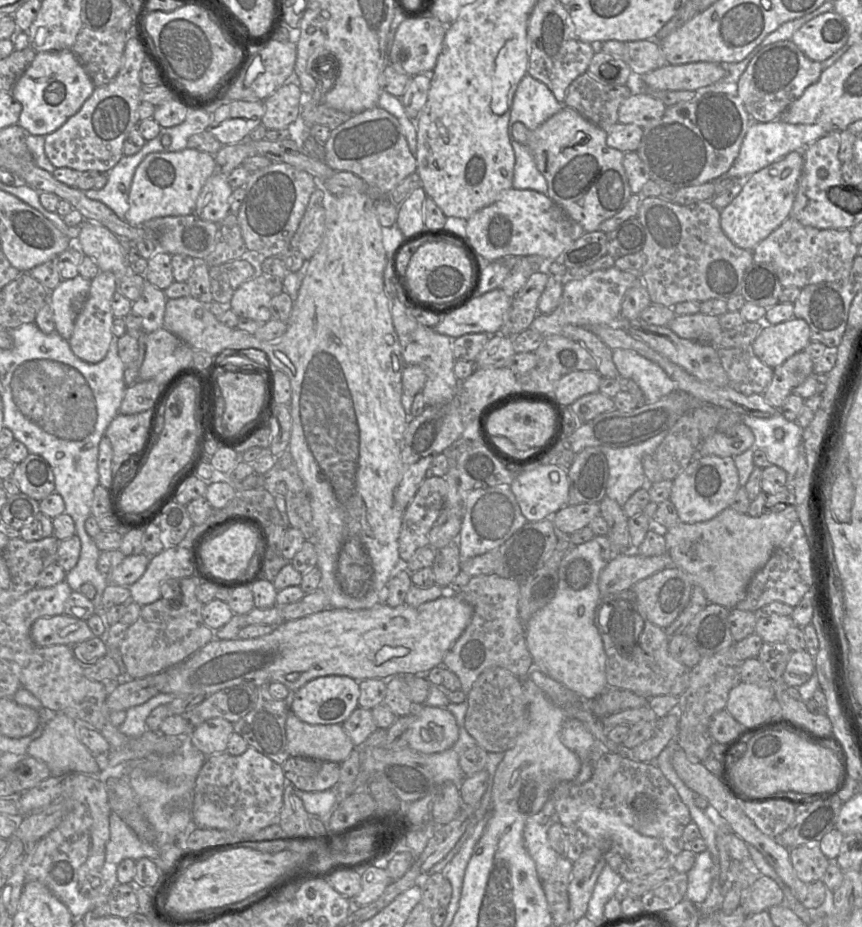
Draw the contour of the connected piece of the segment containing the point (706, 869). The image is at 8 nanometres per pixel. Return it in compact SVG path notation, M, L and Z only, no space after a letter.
M708 850L696 854L695 863L687 876L686 899L700 905L707 898L714 877L714 863Z

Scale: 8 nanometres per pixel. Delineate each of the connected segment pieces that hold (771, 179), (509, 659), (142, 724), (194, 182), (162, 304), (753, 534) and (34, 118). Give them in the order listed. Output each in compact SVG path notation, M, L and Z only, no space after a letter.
M793 151L742 182L741 192L720 210L721 228L736 246L752 251L790 216L803 162L803 151Z
M497 574L471 577L457 597L471 604L474 613L462 635L446 653L443 663L461 682L461 690L468 694L479 675L491 667L501 667L517 677L529 675L535 667L527 648L526 627L519 618L520 583Z
M160 692L145 703L130 707L126 710L124 722L117 728L121 733L130 738L140 737L147 730L146 719L150 712L157 706L169 705L176 696L178 695Z
M191 148L147 155L136 168L125 221L132 226L142 226L154 218L195 214L197 198L206 181L215 173L214 156Z
M145 280L142 294L132 303L131 310L131 313L140 318L145 332L150 333L163 328L167 300L164 291Z
M731 507L711 520L679 522L664 535L672 566L681 569L694 586L703 588L709 603L733 609L746 596L754 574L762 569L793 525L799 521L796 507L781 512L764 512L759 517L739 513Z
M71 50L38 52L10 91L22 105L17 124L29 134L46 136L75 115L94 89L94 84Z

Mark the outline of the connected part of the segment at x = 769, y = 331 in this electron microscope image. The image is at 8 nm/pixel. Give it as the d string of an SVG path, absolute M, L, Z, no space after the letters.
M792 318L776 325L763 325L751 347L764 364L774 369L803 351L810 342L811 331L807 322Z

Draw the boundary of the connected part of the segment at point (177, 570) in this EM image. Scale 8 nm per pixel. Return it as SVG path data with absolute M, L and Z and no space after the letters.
M174 546L163 549L150 558L144 574L129 586L131 601L140 606L151 604L160 599L163 585L169 580L190 577L192 573L189 548Z

